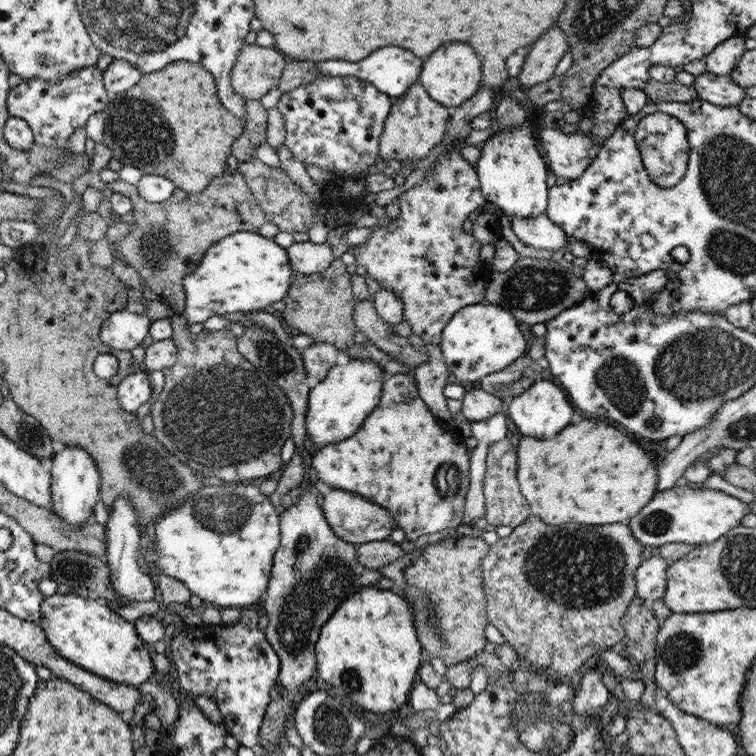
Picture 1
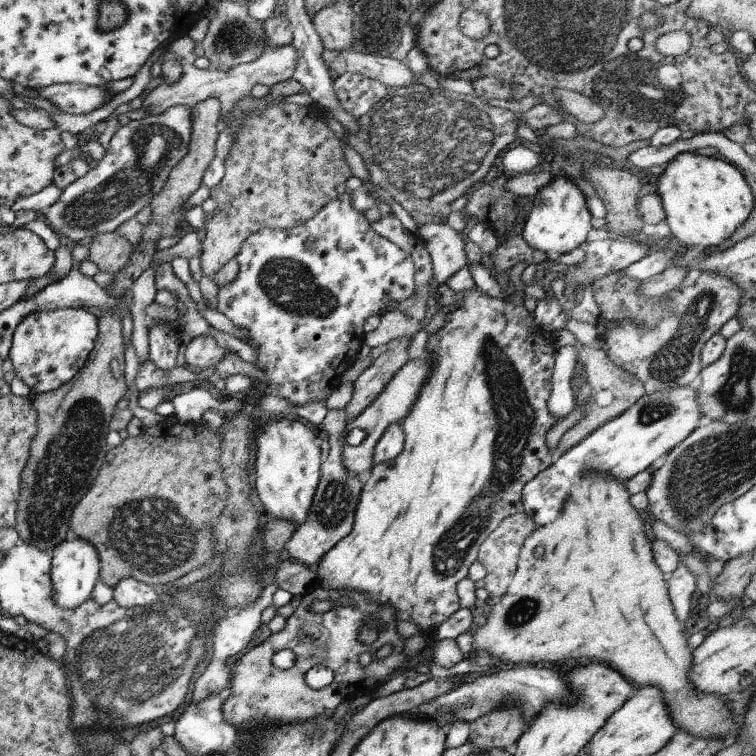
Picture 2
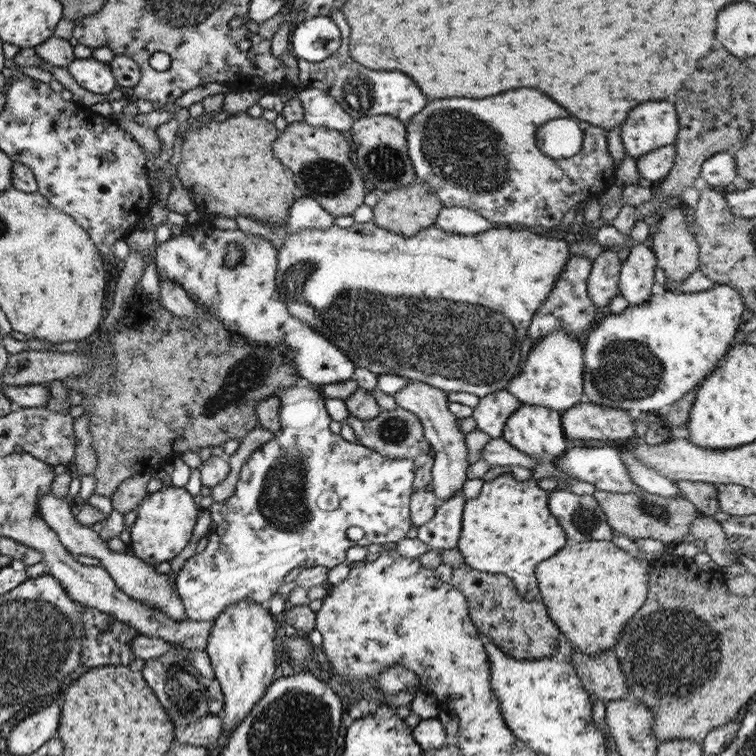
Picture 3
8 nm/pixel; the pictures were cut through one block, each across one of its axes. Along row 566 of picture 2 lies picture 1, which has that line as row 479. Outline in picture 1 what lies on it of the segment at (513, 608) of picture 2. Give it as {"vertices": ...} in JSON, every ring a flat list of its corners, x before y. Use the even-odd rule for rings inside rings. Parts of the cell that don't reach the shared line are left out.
{"vertices":[[581,420,564,426,553,438,537,440,520,435,516,445,516,481,519,492,527,501,530,514,545,524,557,526,563,522,579,524,613,524,635,516,656,492,657,473,655,463,627,436,599,420]]}

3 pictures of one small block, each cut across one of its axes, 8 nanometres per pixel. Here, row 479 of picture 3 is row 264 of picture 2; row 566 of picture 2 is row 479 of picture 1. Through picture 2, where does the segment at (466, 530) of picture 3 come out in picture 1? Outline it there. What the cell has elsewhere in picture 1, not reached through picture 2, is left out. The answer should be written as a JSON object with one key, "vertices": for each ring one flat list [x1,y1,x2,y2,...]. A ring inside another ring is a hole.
{"vertices":[[398,373,385,377,377,406,367,415,367,418,365,418,363,424,357,429,357,432,338,443,320,446,318,449,315,449,311,459,311,466,313,466,313,470,317,473,318,480,329,486,329,488,358,494,365,500,382,506,393,517,398,528,404,532,404,538,412,542,418,536,423,536,423,534,433,534,433,532,439,532,439,530,445,530,445,528,456,528,456,526,462,524,464,500,469,488,469,456,467,456,467,447,465,446,464,440,465,438,463,439,454,430,451,422,442,422,442,420,435,418,431,414,427,405,419,398,414,378,411,375,405,375,405,373]]}

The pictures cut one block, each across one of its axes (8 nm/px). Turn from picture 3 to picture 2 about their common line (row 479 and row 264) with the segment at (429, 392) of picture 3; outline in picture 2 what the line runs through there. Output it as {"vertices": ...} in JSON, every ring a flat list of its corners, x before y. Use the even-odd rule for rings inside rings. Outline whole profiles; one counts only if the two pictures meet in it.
{"vertices":[[429,222,416,227,415,233,429,255,432,277,438,285,445,284,447,278,467,264,463,243,465,235,459,236,461,232,451,229,444,222,439,224]]}

